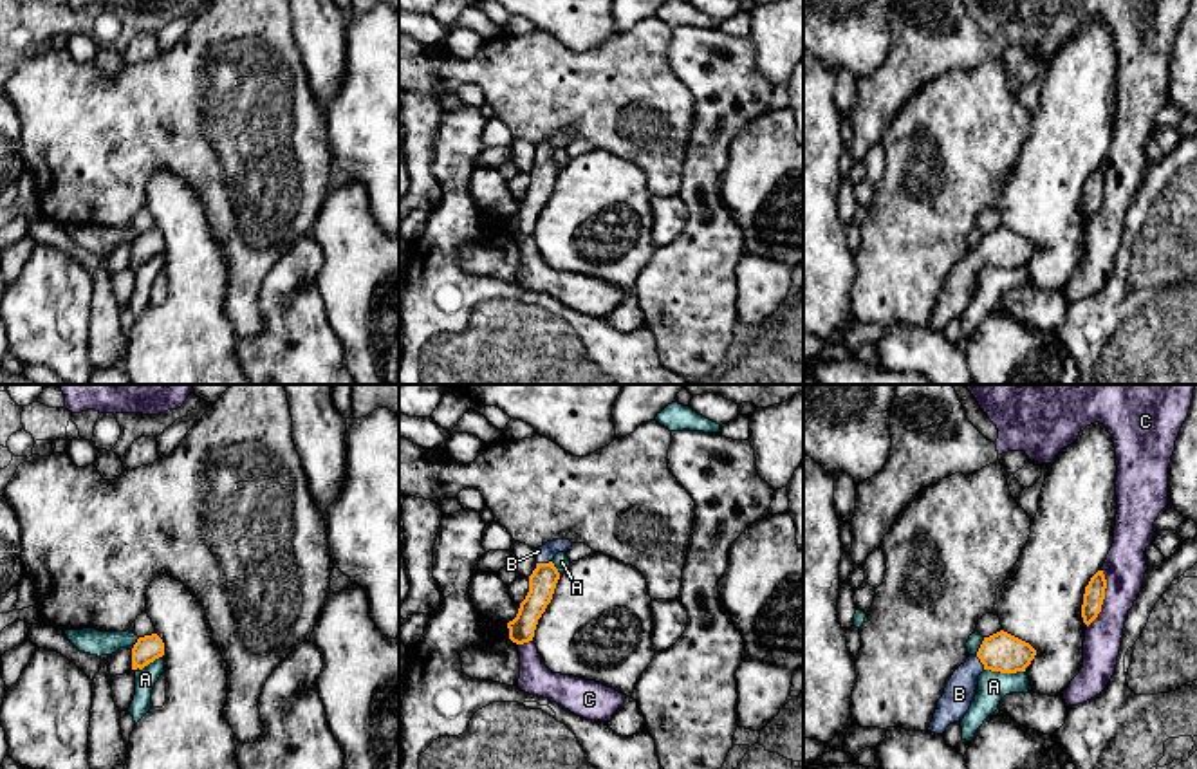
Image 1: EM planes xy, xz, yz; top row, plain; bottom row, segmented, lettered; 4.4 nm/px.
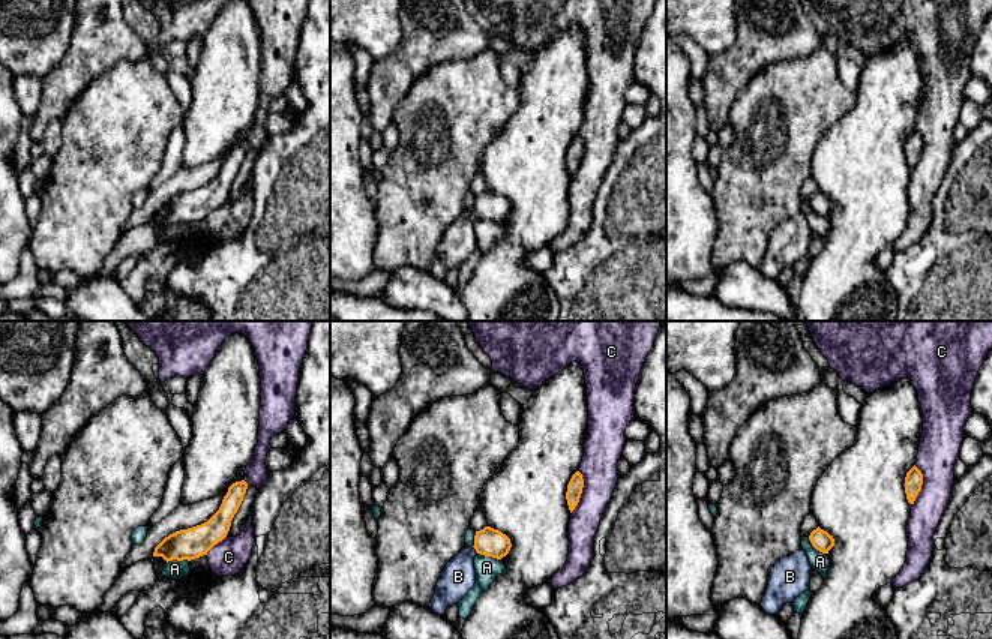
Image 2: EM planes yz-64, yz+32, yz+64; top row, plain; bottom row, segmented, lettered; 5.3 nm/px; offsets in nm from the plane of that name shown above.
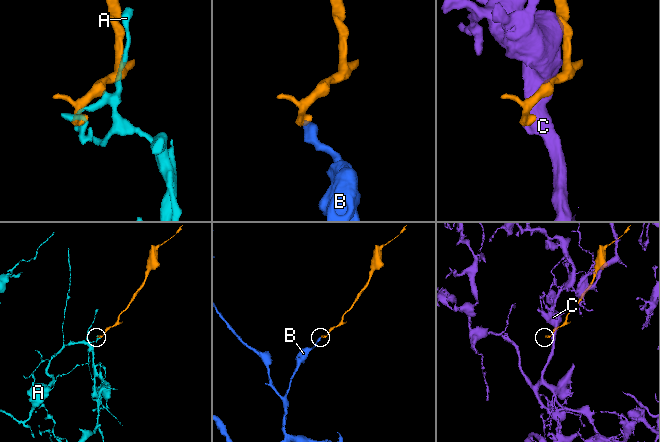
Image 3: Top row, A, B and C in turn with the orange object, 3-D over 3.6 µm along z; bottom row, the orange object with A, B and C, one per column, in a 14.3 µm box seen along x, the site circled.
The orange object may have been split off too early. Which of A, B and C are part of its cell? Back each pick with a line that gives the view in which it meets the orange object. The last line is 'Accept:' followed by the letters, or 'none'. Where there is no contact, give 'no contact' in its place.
B: contact in xz
Accept: B

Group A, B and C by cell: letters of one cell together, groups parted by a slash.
A / B / C

